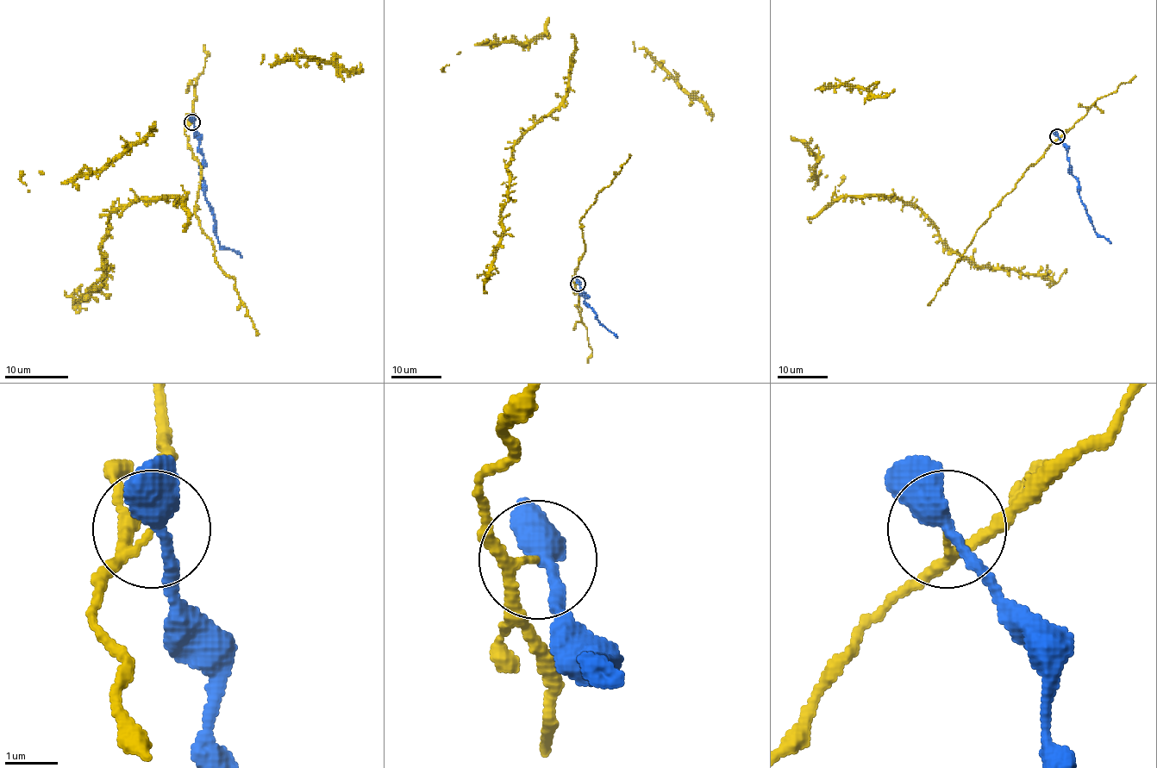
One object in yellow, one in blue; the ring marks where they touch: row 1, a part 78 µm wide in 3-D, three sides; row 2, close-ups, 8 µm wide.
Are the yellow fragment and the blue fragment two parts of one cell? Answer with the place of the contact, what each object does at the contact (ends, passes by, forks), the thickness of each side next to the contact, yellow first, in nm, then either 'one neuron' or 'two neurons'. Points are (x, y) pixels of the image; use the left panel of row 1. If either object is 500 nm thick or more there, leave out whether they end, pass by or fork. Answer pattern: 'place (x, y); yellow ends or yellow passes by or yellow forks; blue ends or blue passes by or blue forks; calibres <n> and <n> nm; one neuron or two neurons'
place (191, 121); yellow passes by; blue passes by; calibres 140 and 380 nm; two neurons

